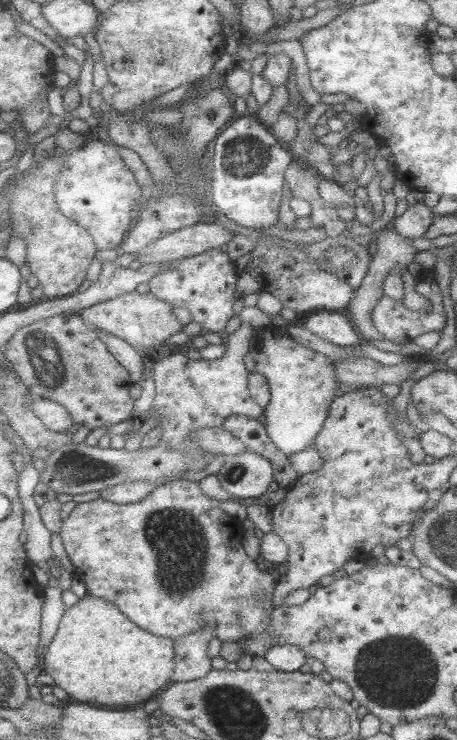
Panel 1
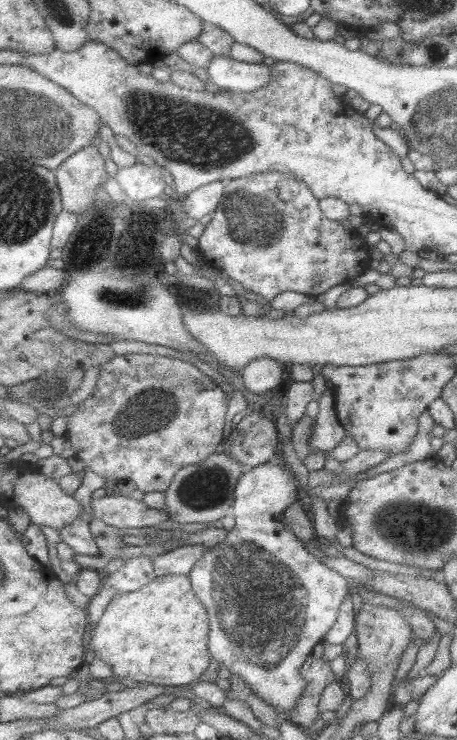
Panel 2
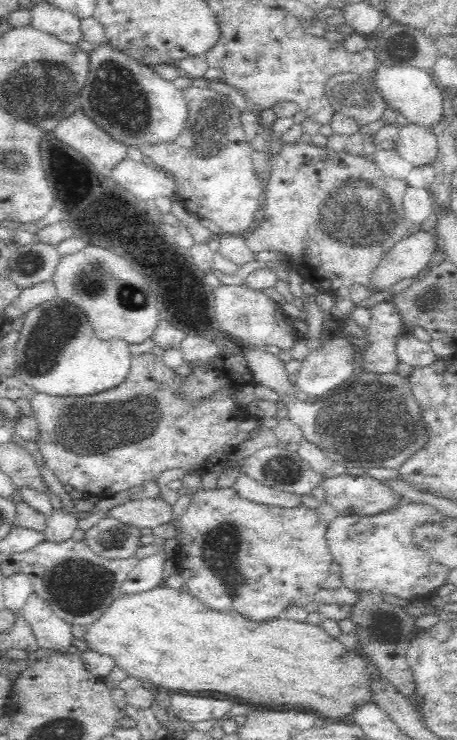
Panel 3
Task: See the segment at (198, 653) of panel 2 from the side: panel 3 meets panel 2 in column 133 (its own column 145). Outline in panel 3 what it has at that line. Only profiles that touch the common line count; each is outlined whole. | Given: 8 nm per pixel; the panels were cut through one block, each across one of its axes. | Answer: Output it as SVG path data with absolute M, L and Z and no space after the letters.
M164 584L156 588L131 595L121 595L120 600L116 600L108 612L104 614L90 626L86 627L85 642L89 648L107 654L115 659L115 666L121 669L128 676L138 678L143 684L156 687L158 690L186 690L186 692L220 692L226 694L223 698L232 698L237 702L248 702L248 704L264 704L264 706L292 706L292 708L304 708L310 712L316 713L318 717L322 717L326 721L346 721L351 722L354 711L362 705L374 703L377 705L378 700L375 700L371 684L376 681L386 681L383 678L378 665L367 658L362 652L361 647L356 647L353 650L346 650L346 646L330 636L322 625L312 625L304 622L296 622L295 620L280 618L272 618L272 620L264 620L264 622L256 622L251 618L247 618L243 614L236 611L218 611L212 610L201 604L195 596L188 594L186 590L173 589Z

